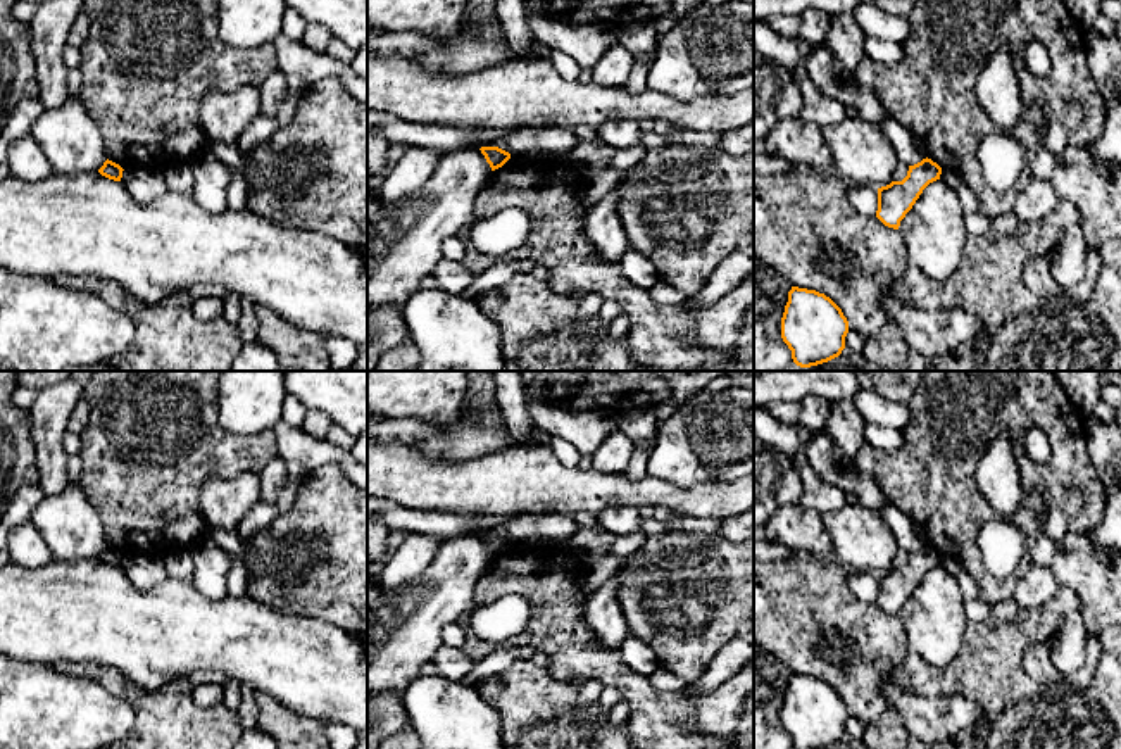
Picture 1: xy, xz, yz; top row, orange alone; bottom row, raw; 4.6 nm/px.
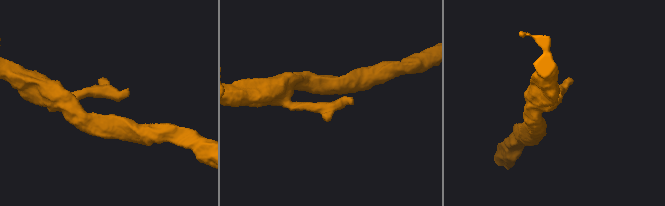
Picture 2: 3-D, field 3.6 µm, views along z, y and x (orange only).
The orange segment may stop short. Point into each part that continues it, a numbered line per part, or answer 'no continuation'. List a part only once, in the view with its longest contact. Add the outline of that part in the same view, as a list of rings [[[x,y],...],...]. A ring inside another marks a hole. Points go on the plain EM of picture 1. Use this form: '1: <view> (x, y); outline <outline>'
no continuation

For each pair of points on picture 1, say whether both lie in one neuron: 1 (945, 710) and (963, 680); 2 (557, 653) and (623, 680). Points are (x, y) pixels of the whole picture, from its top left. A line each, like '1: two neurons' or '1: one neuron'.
1: two neurons
2: one neuron

